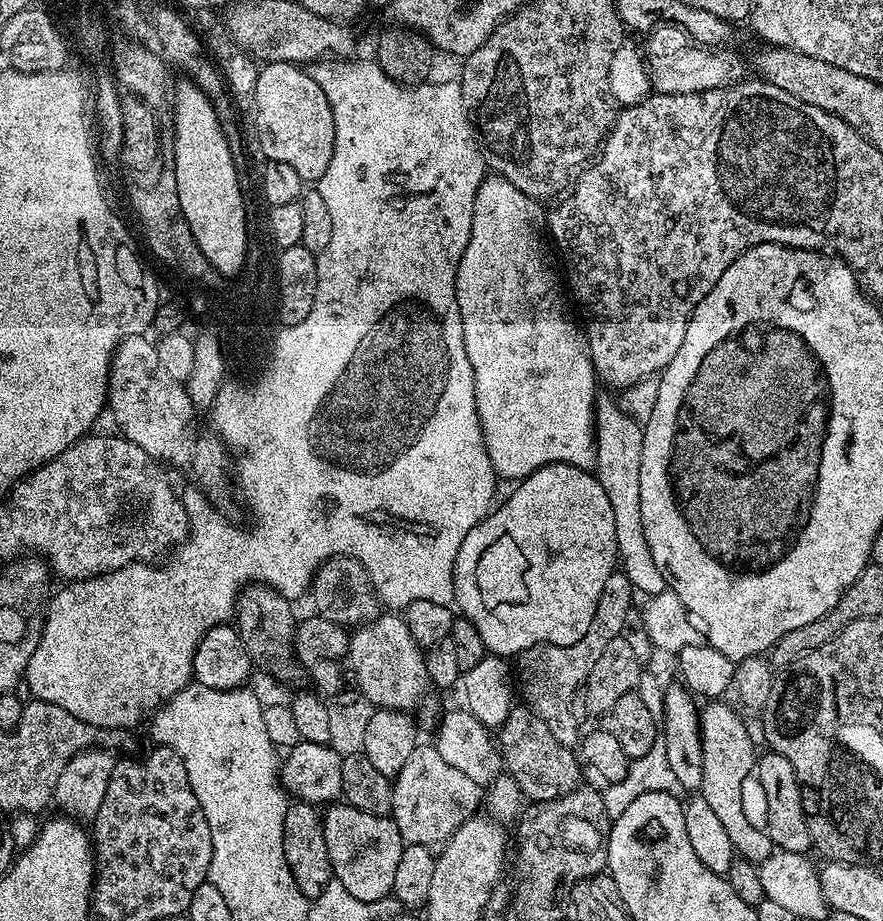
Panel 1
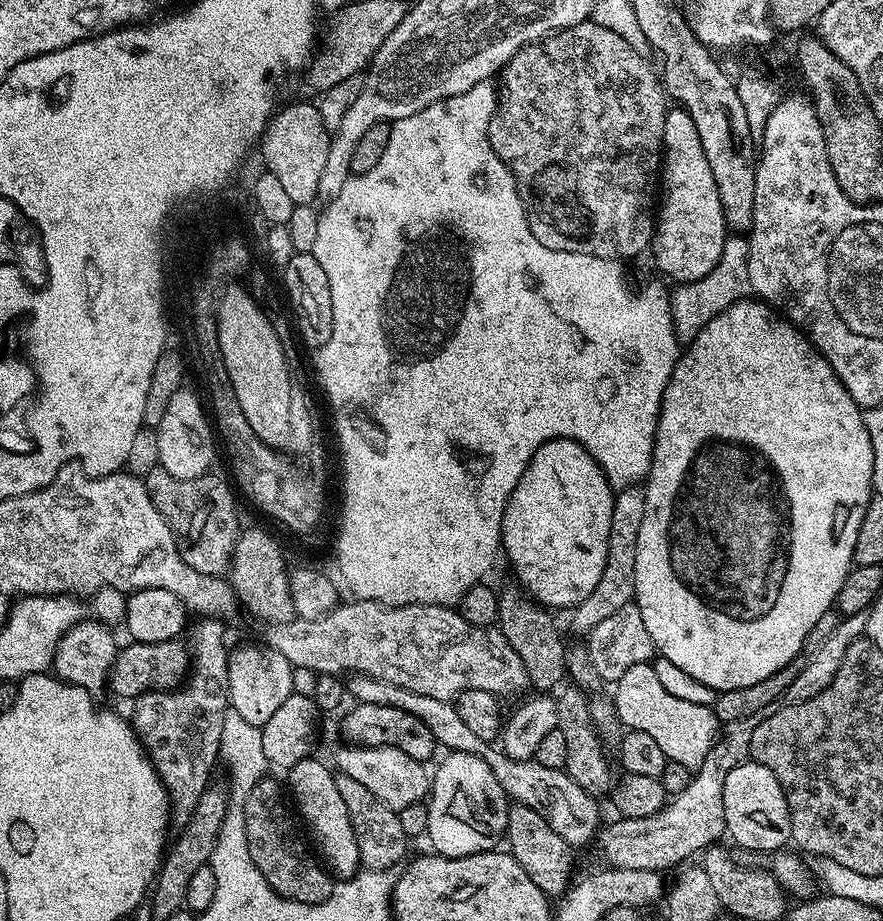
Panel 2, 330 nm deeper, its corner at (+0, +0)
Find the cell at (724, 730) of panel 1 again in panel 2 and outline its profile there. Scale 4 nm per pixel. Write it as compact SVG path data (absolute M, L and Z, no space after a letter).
M651 663L631 666L614 684L614 690L616 716L625 729L650 734L669 761L678 762L690 770L702 766L702 758L706 758L718 739L716 713L709 705L674 698L674 694L658 683L658 674L654 674Z

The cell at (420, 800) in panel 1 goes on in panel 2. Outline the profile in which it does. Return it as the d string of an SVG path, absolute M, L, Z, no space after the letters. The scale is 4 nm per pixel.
M343 746L336 752L336 768L350 774L350 778L362 782L370 794L374 794L386 806L397 810L419 804L429 795L430 772L421 761L410 758L410 754L402 754L397 748L361 748L359 746Z

